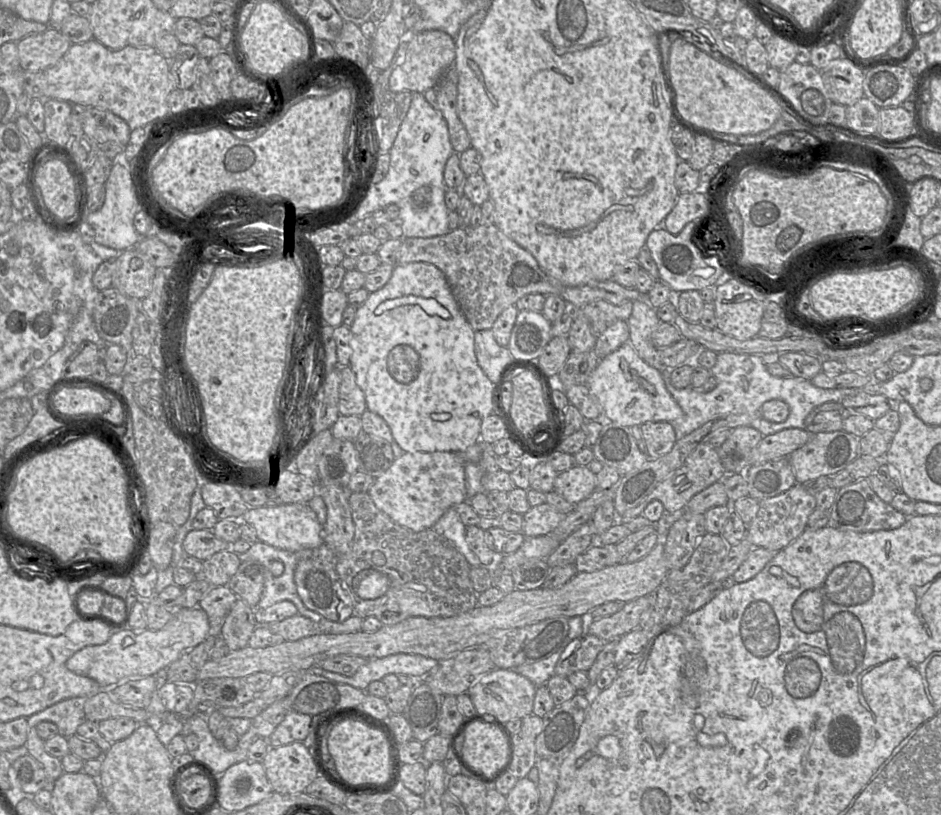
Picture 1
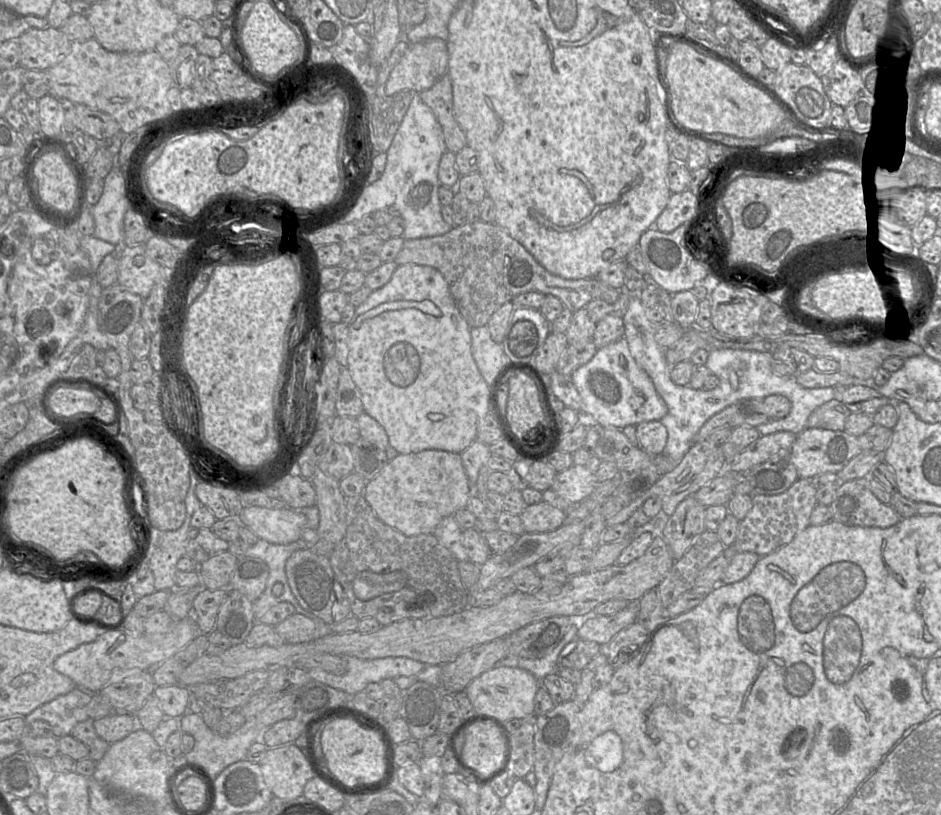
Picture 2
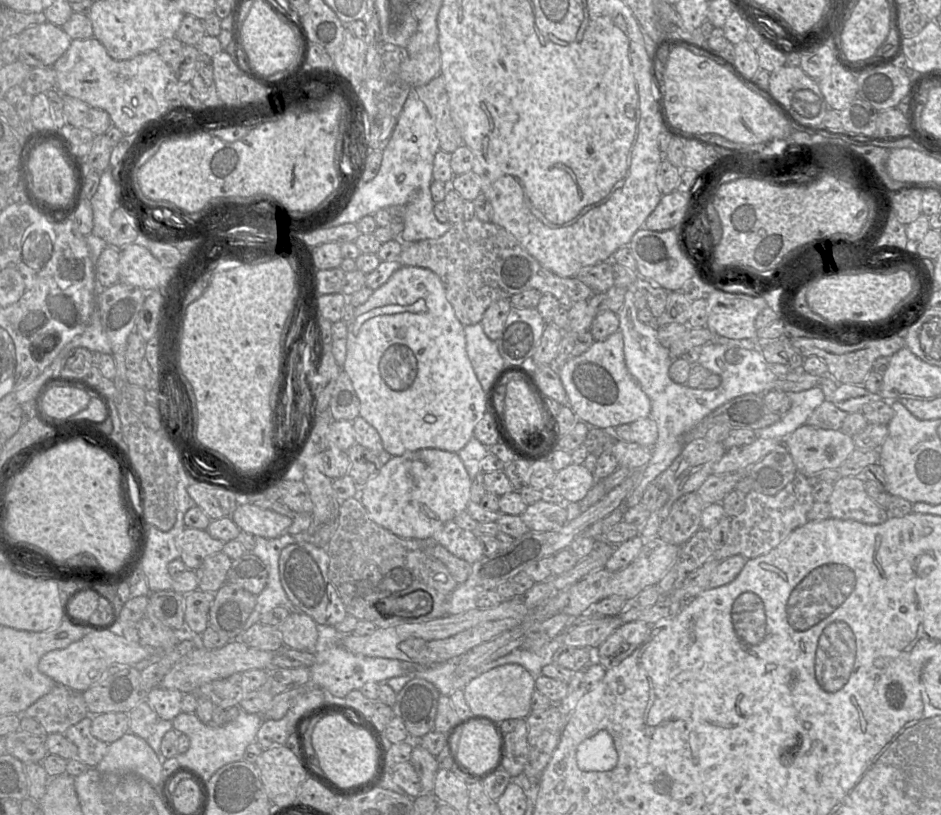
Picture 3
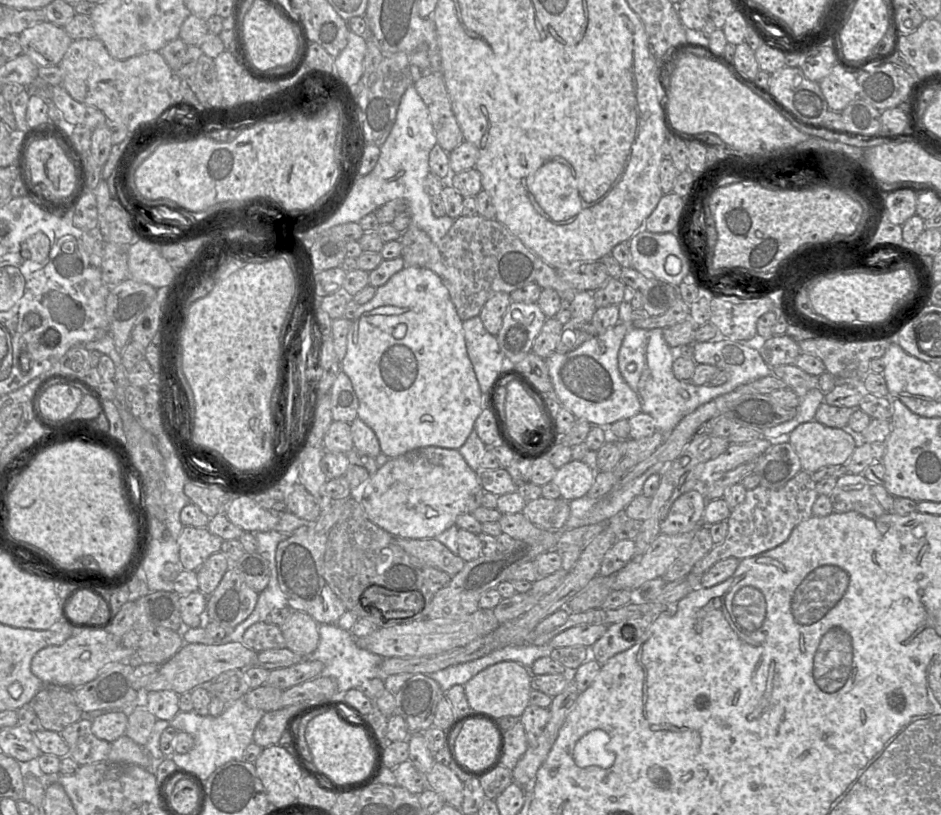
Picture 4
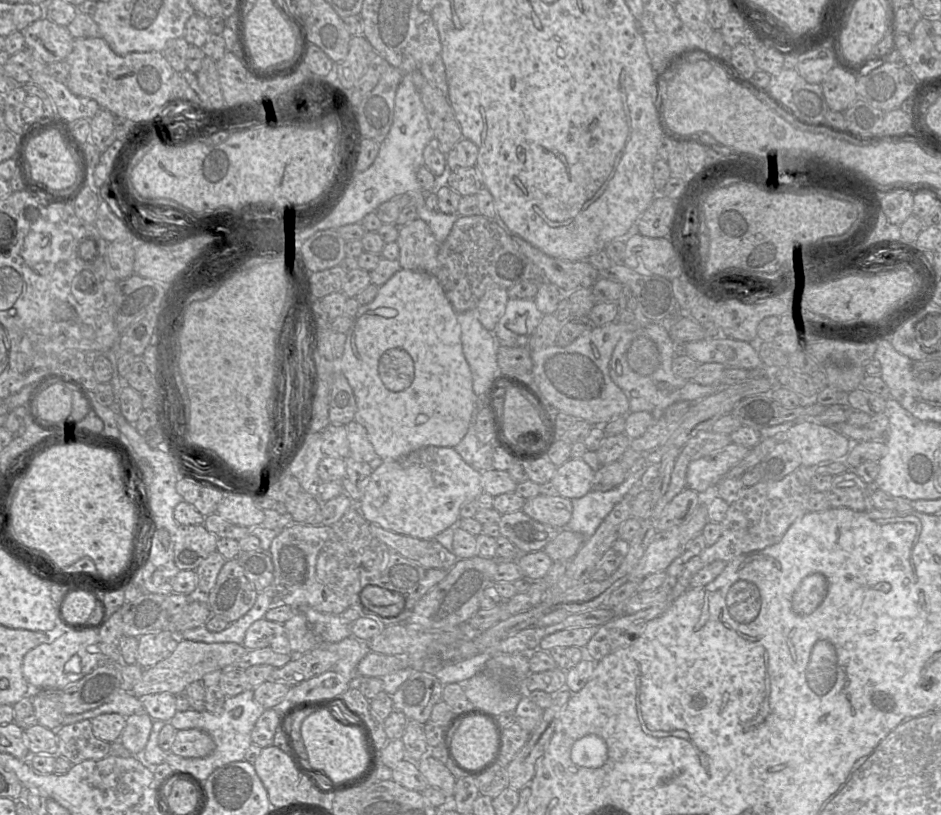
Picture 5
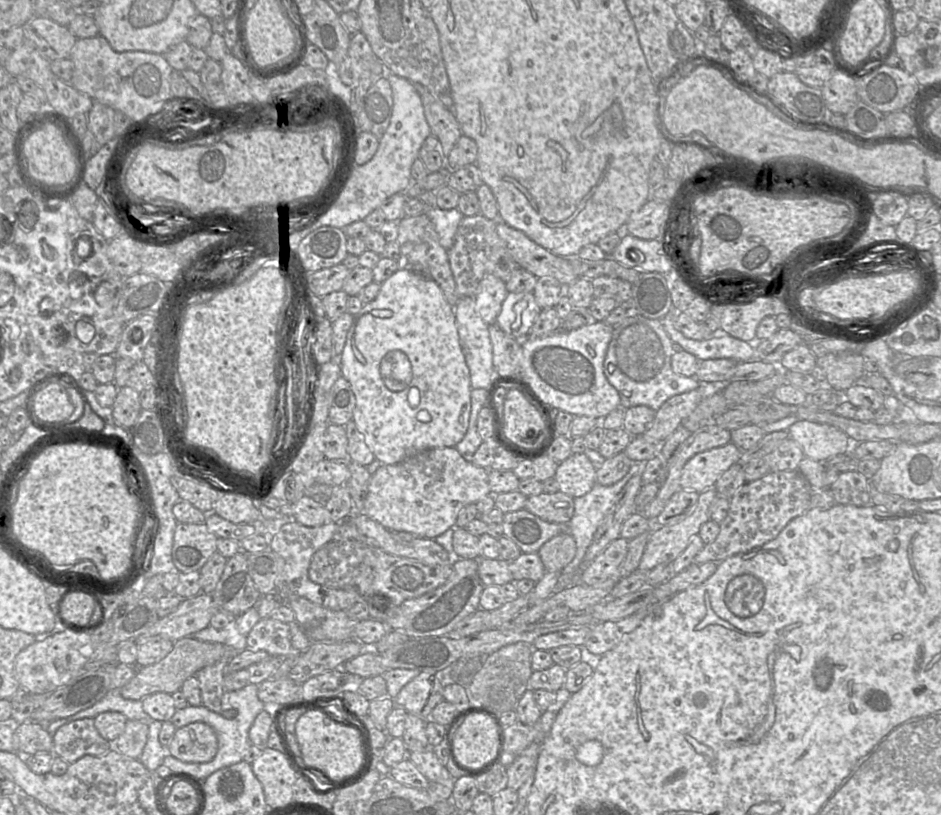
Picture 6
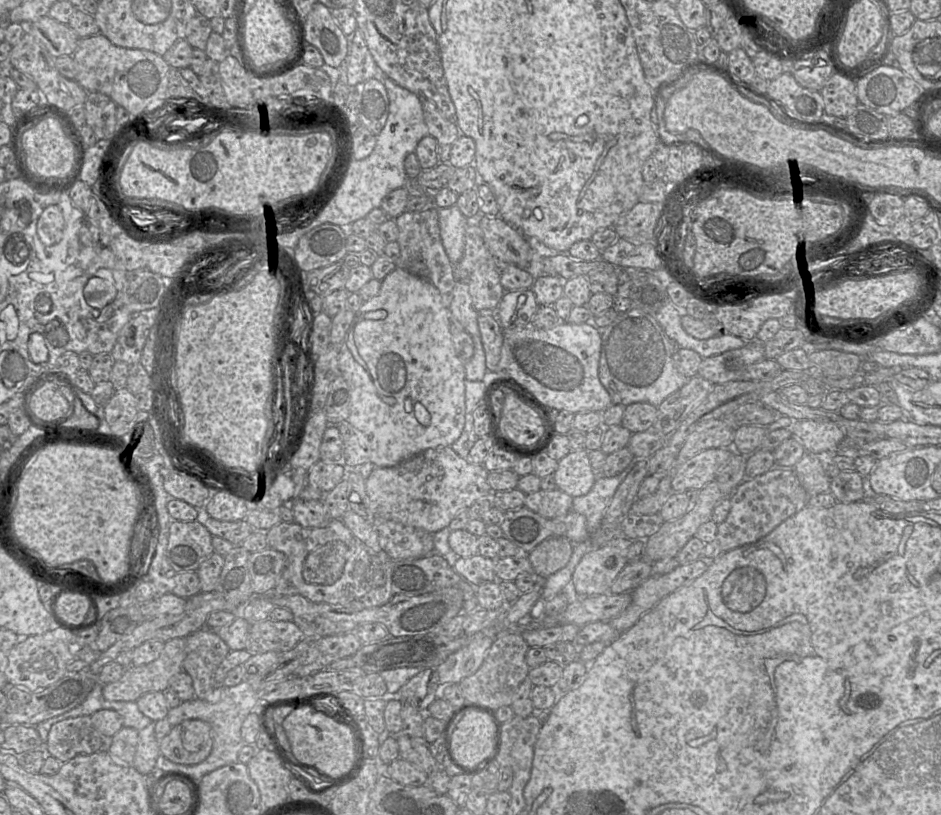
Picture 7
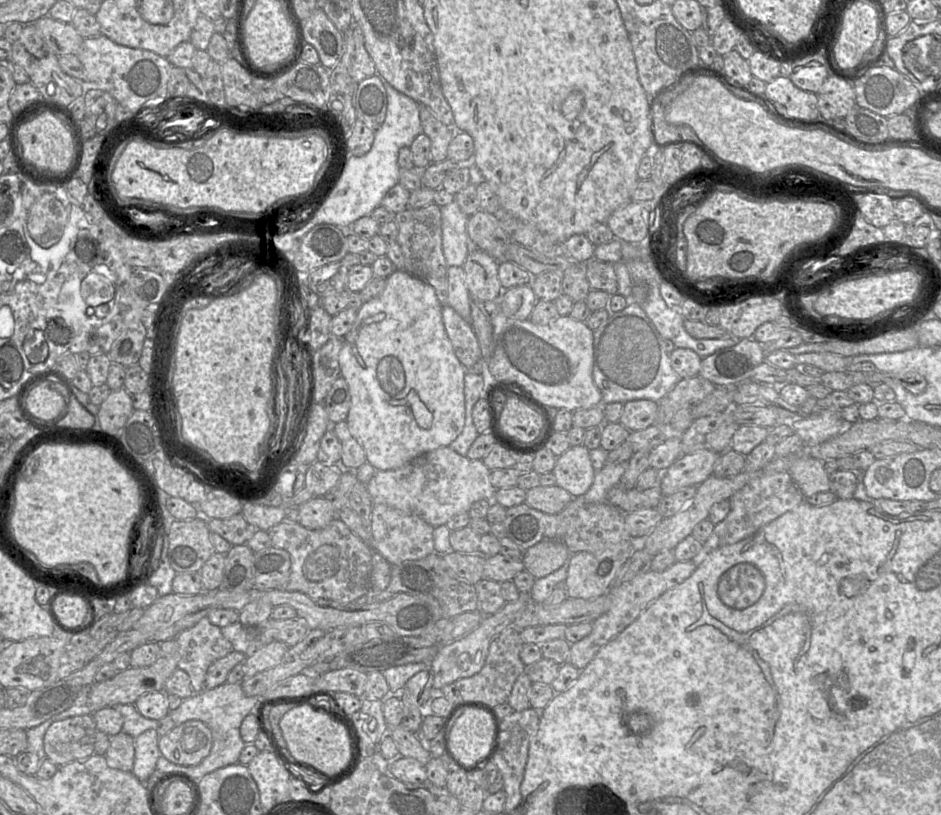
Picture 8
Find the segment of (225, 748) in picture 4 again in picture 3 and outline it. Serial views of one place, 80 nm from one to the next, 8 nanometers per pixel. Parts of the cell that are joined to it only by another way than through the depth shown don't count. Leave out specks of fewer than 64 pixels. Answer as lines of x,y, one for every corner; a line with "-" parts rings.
242,709
236,719
222,726
203,723
195,713
181,712
172,720
173,729
186,734
191,742
190,748
185,753
178,754
176,758
180,764
194,768
208,781
221,767
243,760
248,745
256,741
262,722
262,715
247,713

